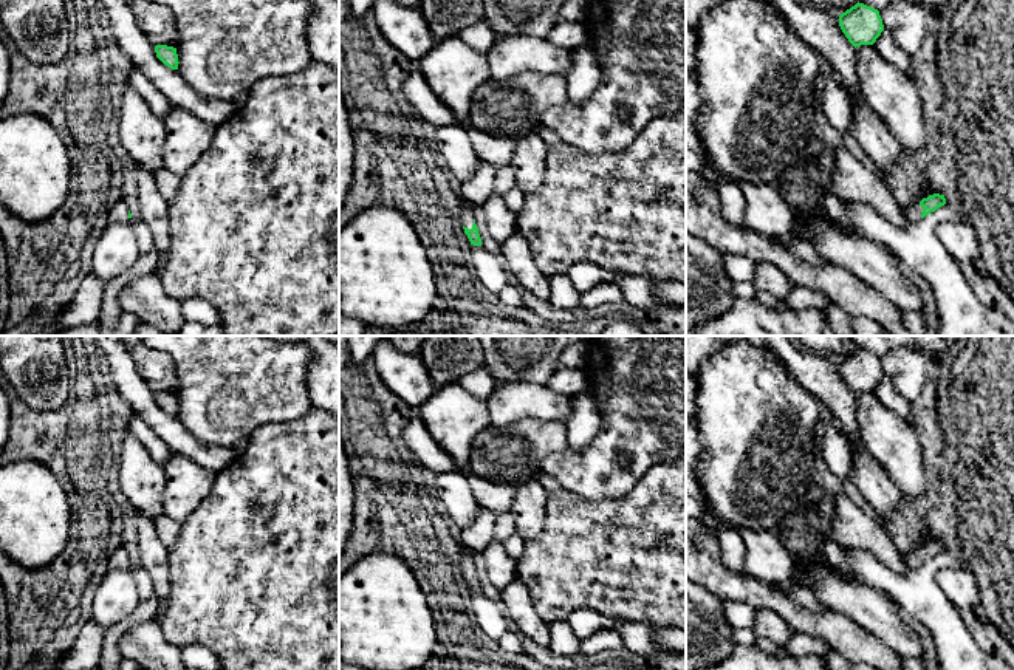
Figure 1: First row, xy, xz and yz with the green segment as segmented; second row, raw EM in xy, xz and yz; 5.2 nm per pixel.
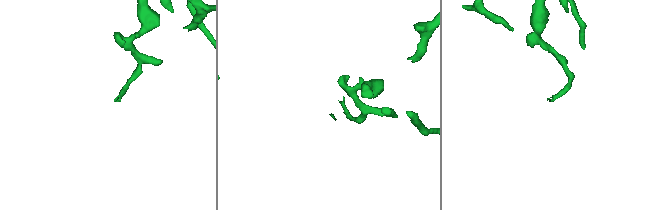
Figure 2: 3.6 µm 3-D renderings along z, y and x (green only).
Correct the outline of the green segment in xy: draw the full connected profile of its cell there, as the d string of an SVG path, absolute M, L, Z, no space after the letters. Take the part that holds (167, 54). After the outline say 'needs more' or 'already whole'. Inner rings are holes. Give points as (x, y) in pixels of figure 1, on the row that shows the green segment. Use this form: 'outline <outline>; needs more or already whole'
outline M156 45L155 46L156 57L172 70L178 70L178 54L176 48L167 45Z; already whole

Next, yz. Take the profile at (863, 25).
outline M859 2L839 15L839 26L855 48L873 45L884 31L879 11Z; already whole

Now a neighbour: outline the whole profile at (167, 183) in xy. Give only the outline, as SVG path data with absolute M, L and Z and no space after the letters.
M166 167L153 172L152 176L158 187L158 192L170 204L178 193L183 176L180 176L178 173L173 173L172 170L169 170Z

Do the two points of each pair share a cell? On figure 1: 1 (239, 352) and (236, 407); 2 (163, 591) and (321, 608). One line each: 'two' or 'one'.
1: one
2: two

